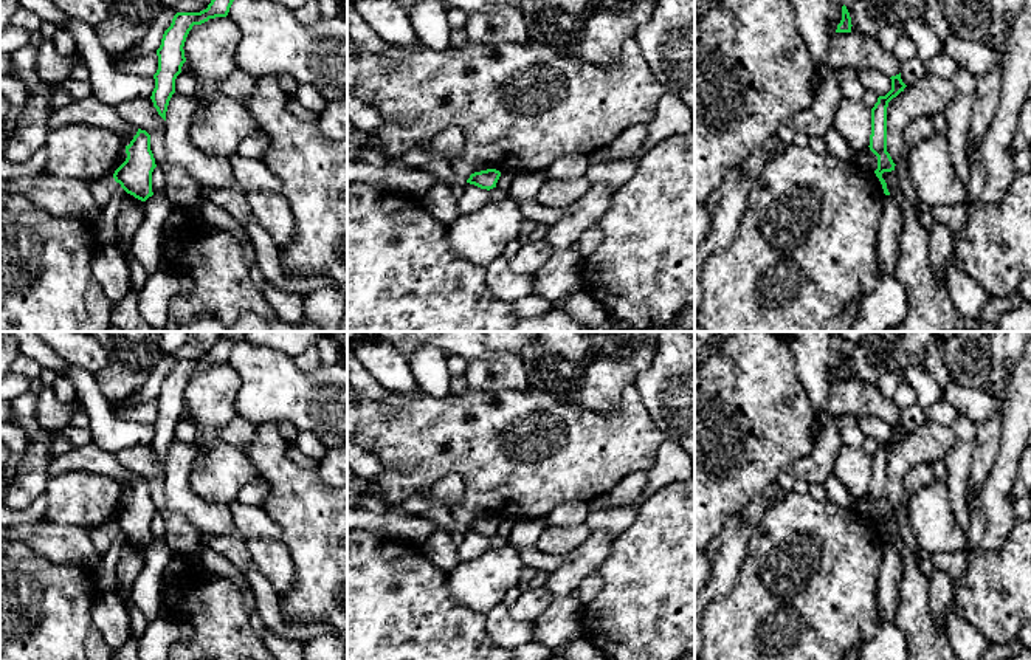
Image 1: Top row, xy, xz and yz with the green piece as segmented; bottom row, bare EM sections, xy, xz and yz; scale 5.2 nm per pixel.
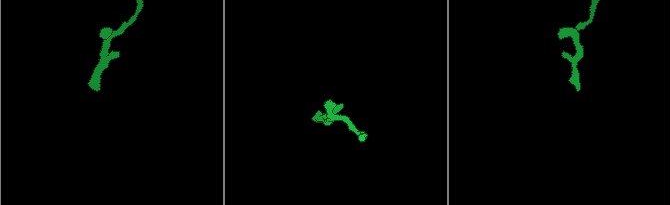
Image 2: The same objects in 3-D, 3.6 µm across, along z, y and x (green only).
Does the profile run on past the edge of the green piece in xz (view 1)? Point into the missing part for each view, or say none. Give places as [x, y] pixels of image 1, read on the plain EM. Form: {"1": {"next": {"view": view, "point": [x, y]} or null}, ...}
{"1": {"next": null}}

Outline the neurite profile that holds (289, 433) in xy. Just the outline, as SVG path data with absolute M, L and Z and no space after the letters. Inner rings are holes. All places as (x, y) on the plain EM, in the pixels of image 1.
M281 420L281 421L276 421L274 423L281 437L287 442L287 443L291 443L298 434L299 434L299 429L288 420Z

